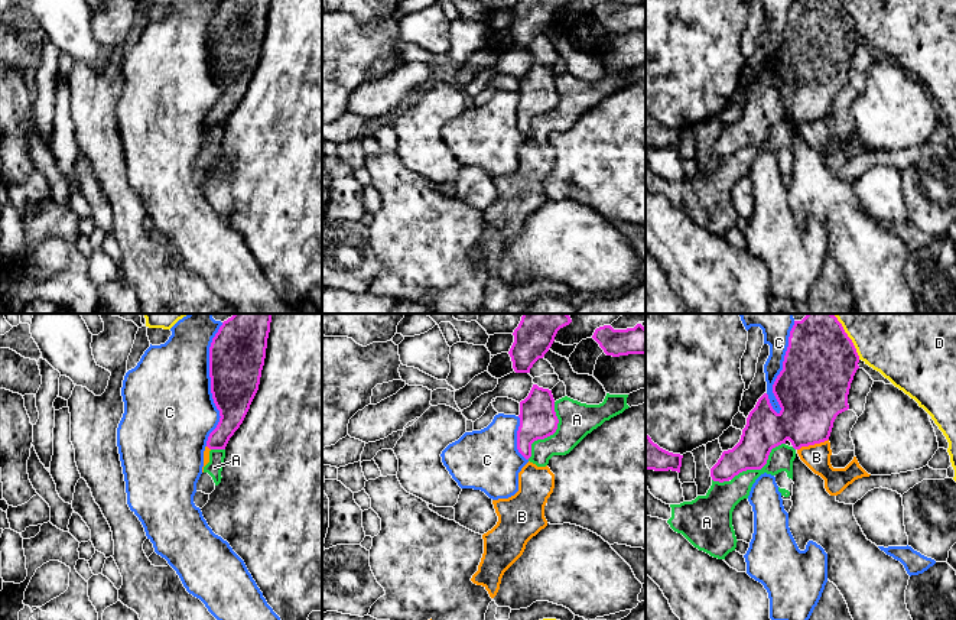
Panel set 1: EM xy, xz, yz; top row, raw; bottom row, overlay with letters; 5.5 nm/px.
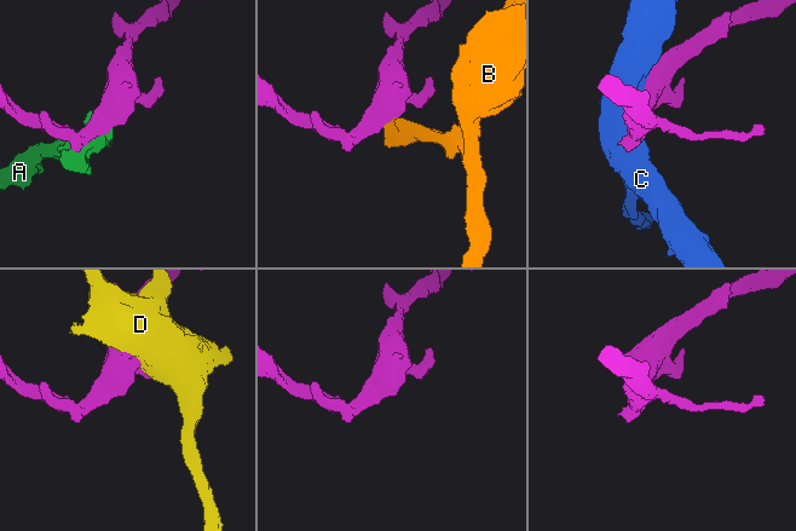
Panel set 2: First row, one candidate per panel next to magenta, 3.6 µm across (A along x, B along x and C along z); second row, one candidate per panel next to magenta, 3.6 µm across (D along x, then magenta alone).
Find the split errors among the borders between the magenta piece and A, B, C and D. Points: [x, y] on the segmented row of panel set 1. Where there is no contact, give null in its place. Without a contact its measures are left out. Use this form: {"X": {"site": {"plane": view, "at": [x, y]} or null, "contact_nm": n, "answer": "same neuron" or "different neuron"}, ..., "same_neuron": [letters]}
{"A": {"site": {"plane": "xz", "at": [550, 434]}, "contact_nm": 360, "answer": "different neuron"}, "B": {"site": {"plane": "yz", "at": [812, 444]}, "contact_nm": 190, "answer": "different neuron"}, "C": {"site": {"plane": "xy", "at": [211, 385]}, "contact_nm": 700, "answer": "different neuron"}, "D": {"site": {"plane": "yz", "at": [846, 336]}, "contact_nm": 300, "answer": "different neuron"}, "same_neuron": []}

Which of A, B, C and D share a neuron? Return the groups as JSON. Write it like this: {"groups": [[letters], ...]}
{"groups": [["A", "B"], ["C"], ["D"]]}

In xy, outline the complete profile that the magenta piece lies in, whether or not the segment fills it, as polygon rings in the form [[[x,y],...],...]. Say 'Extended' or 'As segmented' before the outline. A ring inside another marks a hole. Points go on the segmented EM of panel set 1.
As segmented. [[[234,314],[222,322],[212,338],[209,347],[211,393],[221,418],[208,436],[207,447],[209,449],[225,449],[250,409],[260,384],[270,322],[271,314]]]

